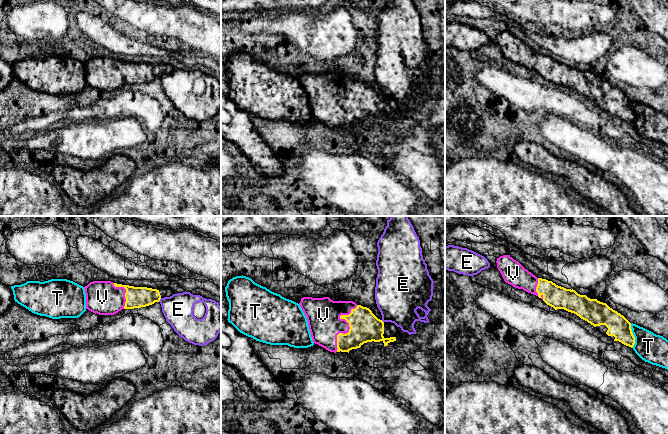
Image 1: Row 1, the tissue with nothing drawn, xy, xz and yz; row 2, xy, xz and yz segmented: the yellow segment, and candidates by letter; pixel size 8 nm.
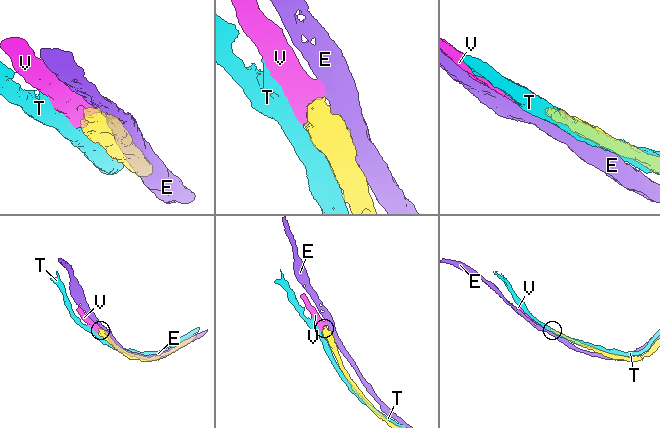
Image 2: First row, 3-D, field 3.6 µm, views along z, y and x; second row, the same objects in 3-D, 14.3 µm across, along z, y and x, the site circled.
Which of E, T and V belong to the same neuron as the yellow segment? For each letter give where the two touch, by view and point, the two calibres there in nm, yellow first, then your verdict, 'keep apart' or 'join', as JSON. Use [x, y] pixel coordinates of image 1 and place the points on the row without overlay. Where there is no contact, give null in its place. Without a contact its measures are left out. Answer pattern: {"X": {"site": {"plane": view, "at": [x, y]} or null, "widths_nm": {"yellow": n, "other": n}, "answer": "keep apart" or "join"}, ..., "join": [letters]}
{"E": {"site": {"plane": "xy", "at": [159, 76]}, "widths_nm": {"yellow": 180, "other": 240}, "answer": "keep apart"}, "T": {"site": {"plane": "yz", "at": [633, 111]}, "widths_nm": {"yellow": 180, "other": 240}, "answer": "keep apart"}, "V": {"site": {"plane": "xz", "at": [349, 102]}, "widths_nm": {"yellow": 240, "other": 280}, "answer": "join"}, "join": ["V"]}

